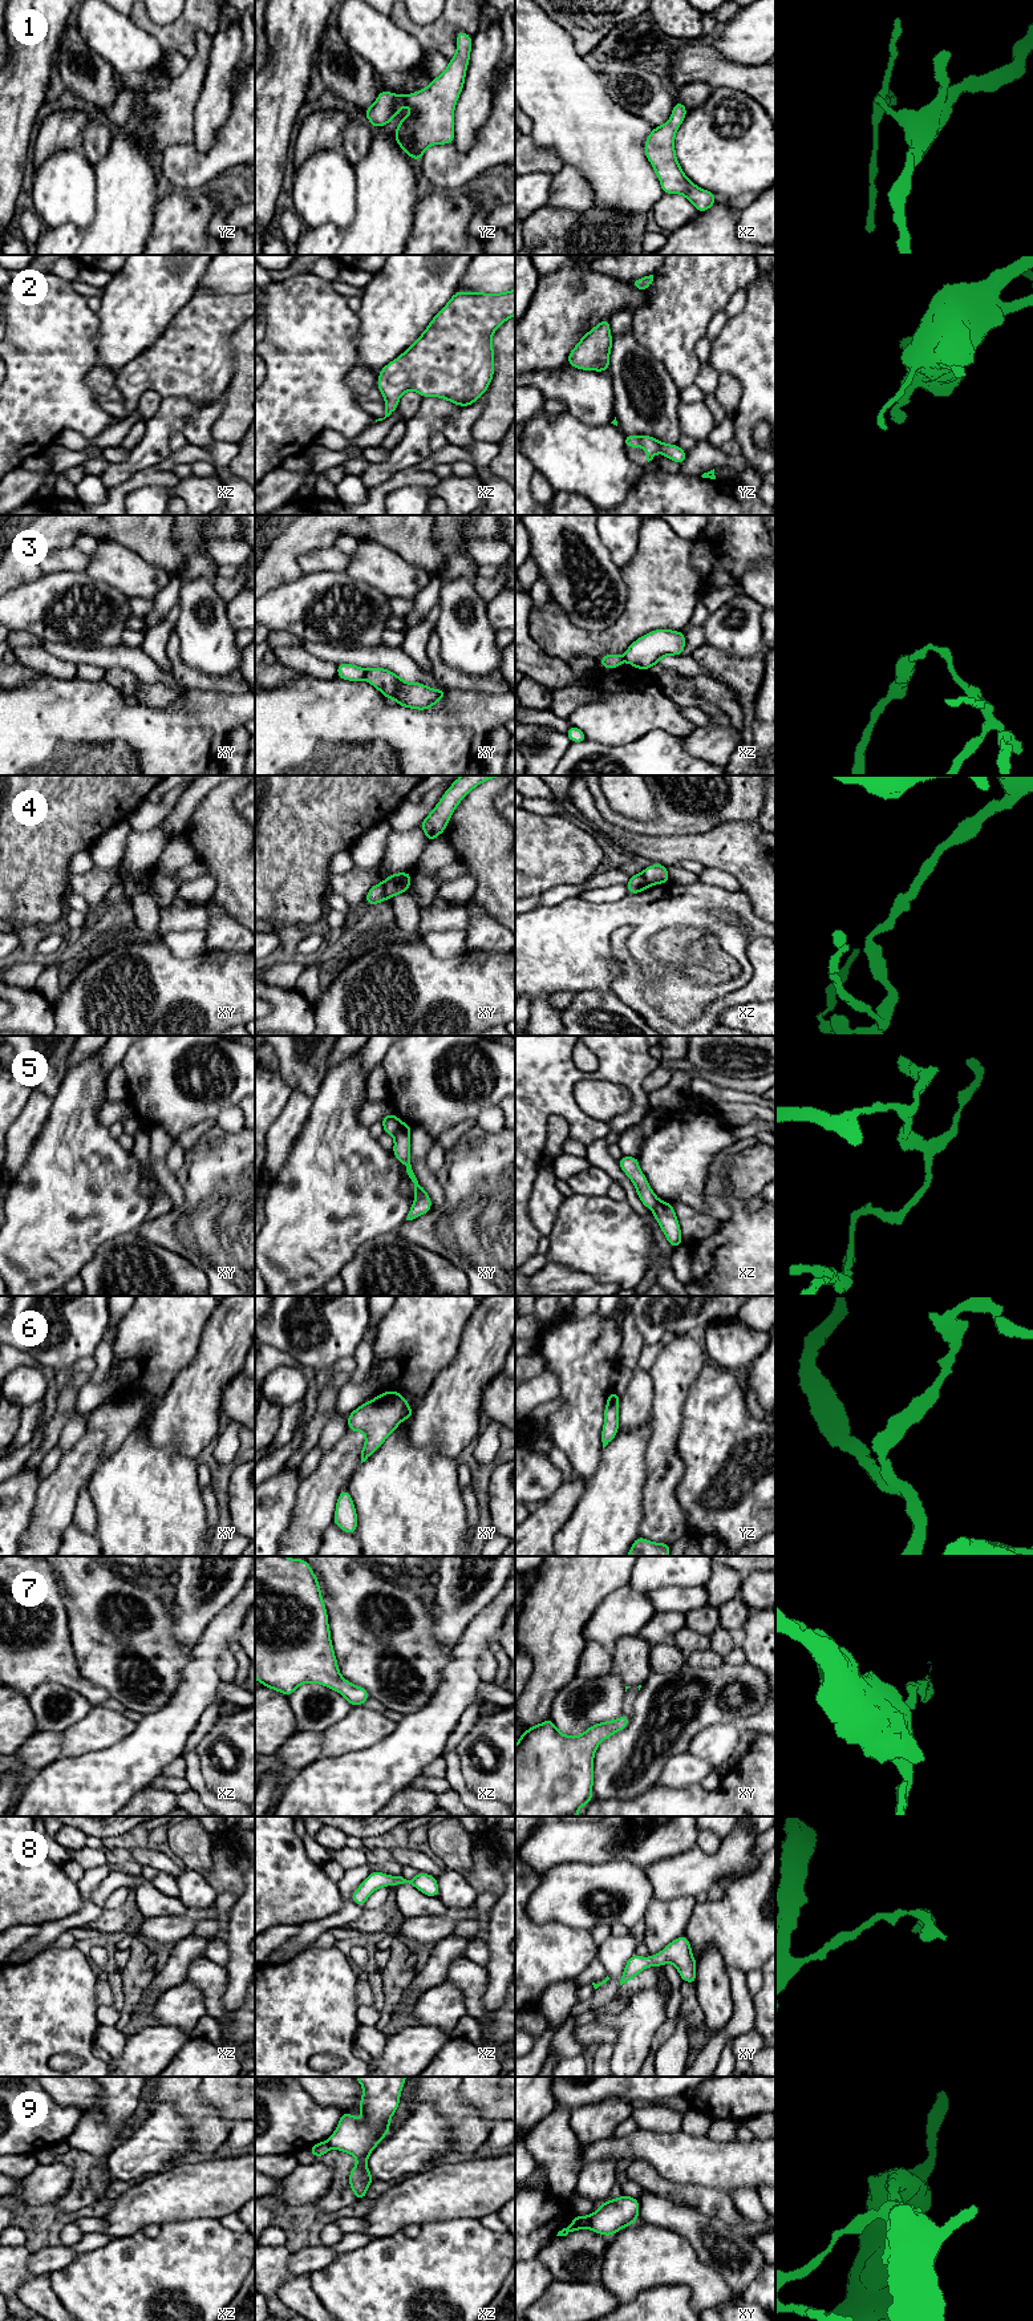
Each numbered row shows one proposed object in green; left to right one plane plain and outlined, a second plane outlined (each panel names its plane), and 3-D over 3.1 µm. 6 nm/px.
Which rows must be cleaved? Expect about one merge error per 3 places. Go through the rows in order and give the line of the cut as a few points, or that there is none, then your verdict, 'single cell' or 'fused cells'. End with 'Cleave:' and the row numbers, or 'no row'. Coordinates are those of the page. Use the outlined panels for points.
1: no cut; single cell
2: no cut; single cell
3: cut in xy along (367, 669), (363, 677); fused cells
4: cut in xy along (383, 882), (383, 890), (388, 898); fused cells
5: cut in xy along (400, 1121), (398, 1129), (393, 1135); fused cells
6: no cut; single cell
7: no cut; single cell
8: no cut; single cell
9: cut in xy along (588, 2216), (591, 2228); fused cells
Cleave: 3, 4, 5, 9

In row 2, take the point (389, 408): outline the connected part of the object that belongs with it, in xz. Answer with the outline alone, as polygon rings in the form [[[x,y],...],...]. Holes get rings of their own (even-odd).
[[[510,289],[502,293],[483,293],[483,292],[461,292],[457,291],[447,304],[433,317],[429,323],[428,328],[422,332],[422,335],[397,359],[392,362],[386,364],[380,372],[380,378],[377,380],[377,388],[385,398],[385,417],[378,418],[377,421],[382,421],[389,417],[394,410],[397,410],[400,397],[409,390],[414,390],[425,397],[441,397],[451,404],[462,405],[463,408],[474,404],[481,396],[487,390],[493,376],[494,376],[494,348],[491,345],[491,339],[494,332],[499,325],[502,325],[506,320],[511,319],[515,315],[515,289]]]

